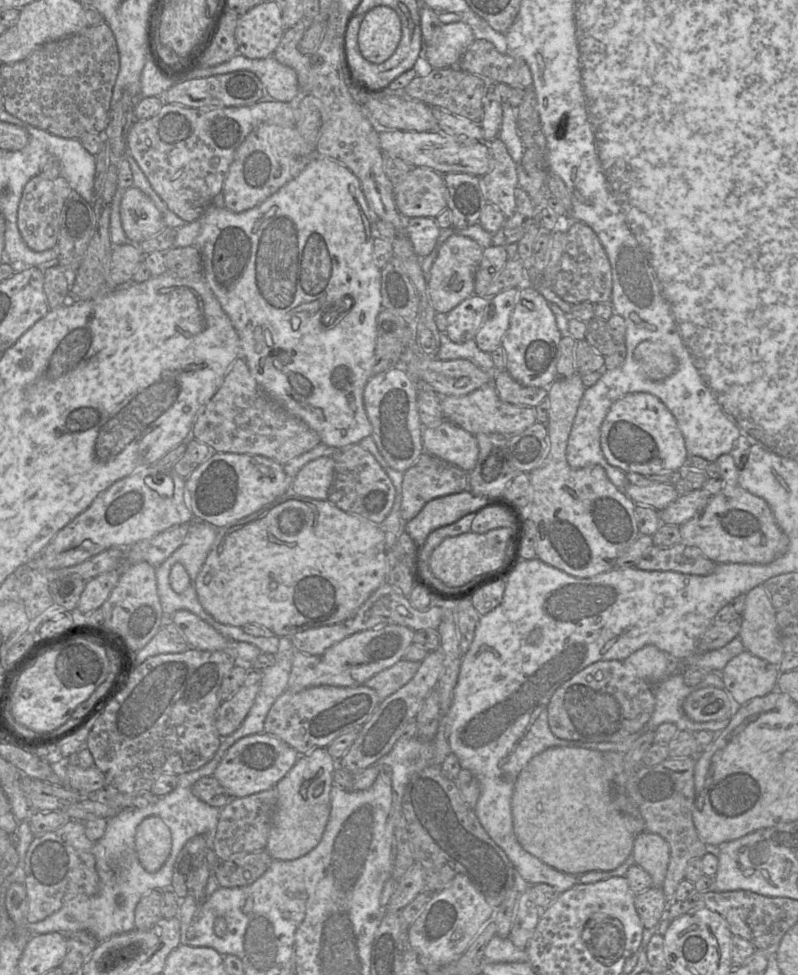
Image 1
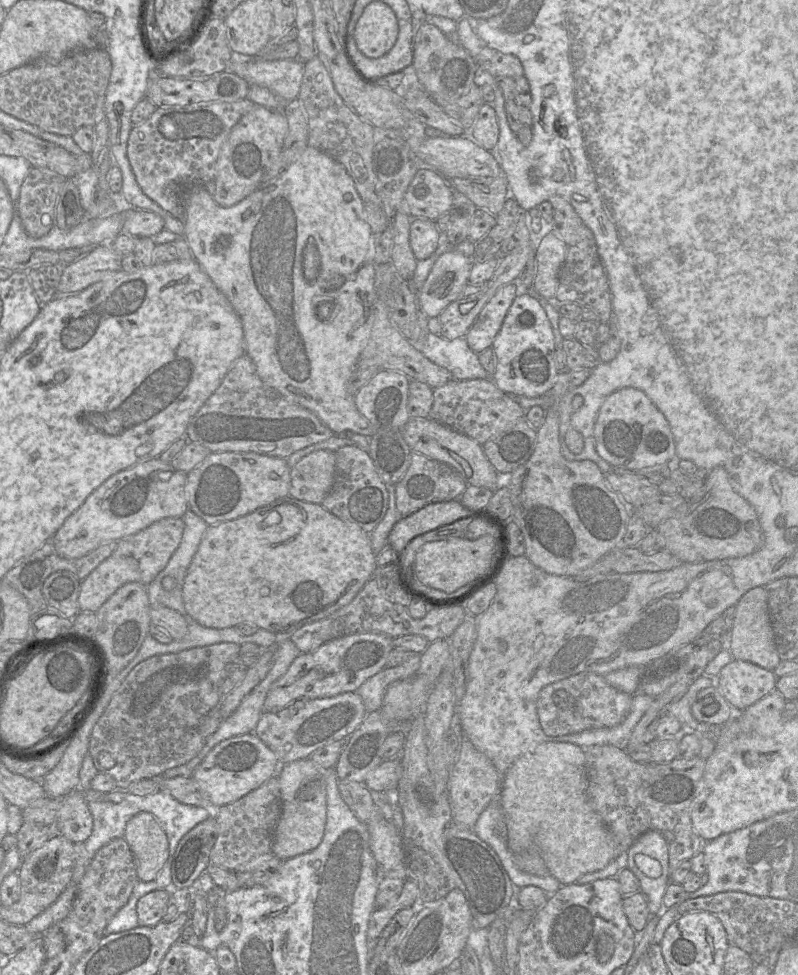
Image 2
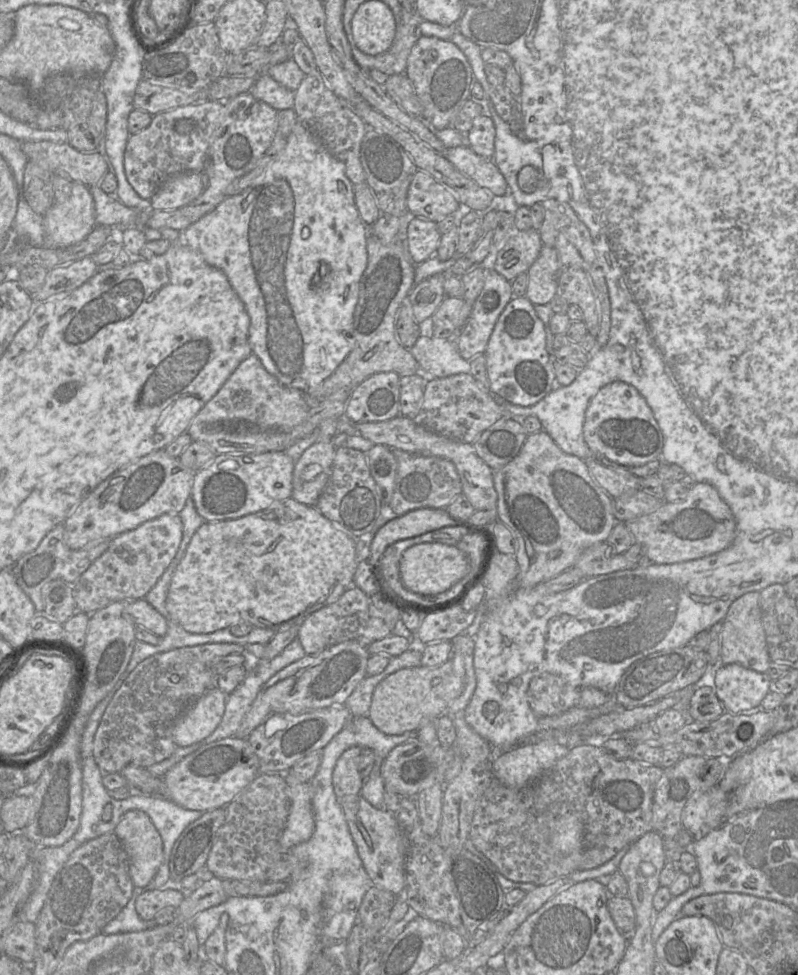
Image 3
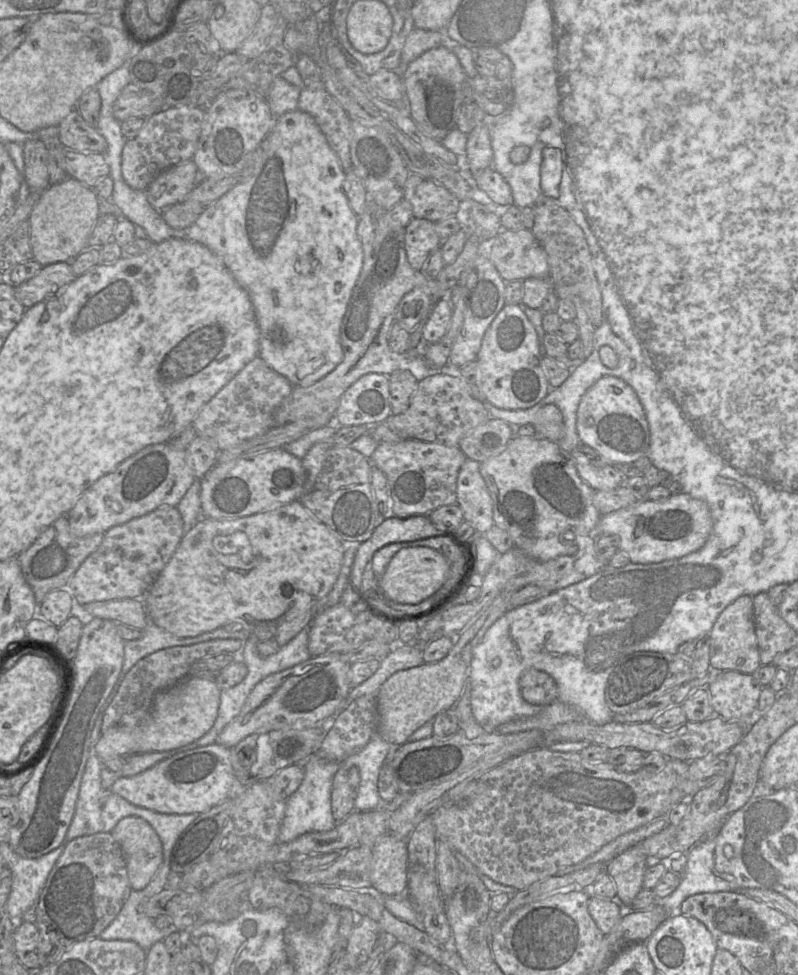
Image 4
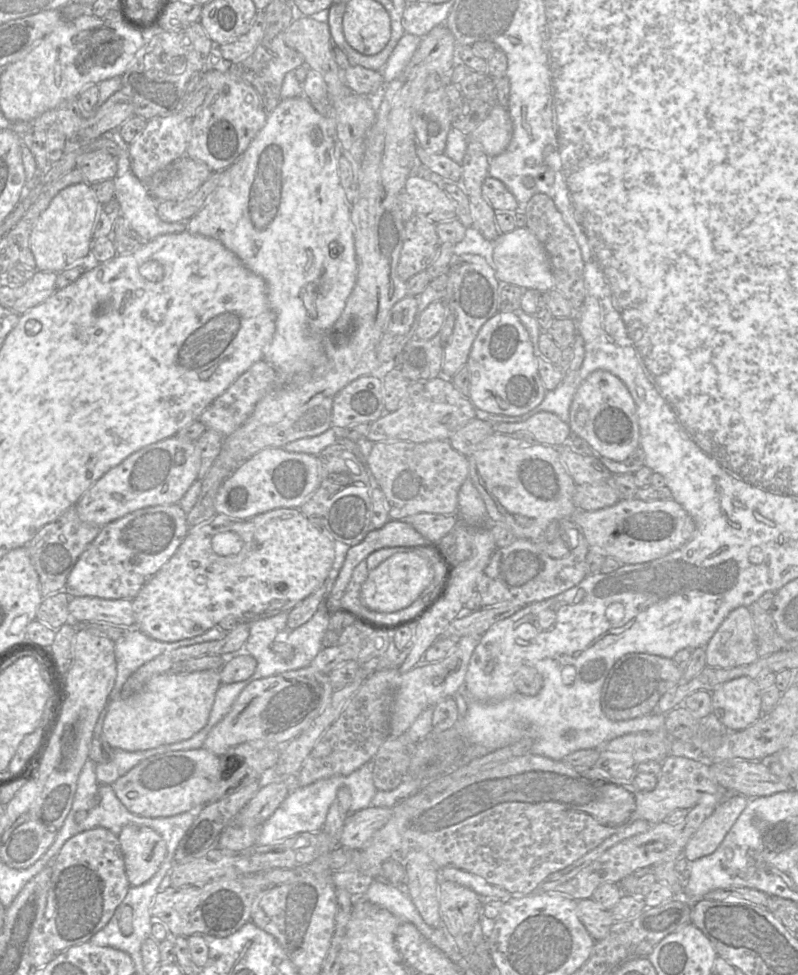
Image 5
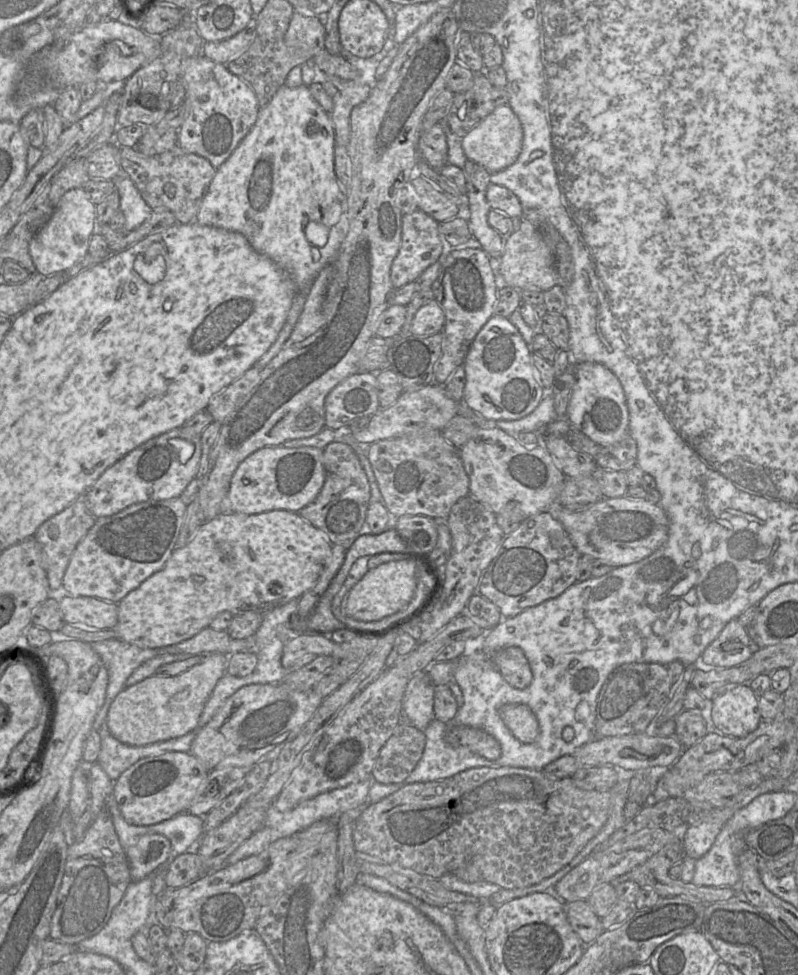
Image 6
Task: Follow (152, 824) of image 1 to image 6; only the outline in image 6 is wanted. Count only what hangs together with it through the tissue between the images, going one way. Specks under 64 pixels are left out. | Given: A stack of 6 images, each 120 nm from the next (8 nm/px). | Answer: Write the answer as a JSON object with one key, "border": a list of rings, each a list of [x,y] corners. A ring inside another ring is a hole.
{"border":[[[161,834],[142,836],[135,845],[126,849],[132,881],[141,881],[158,866],[164,864],[171,852],[171,842]]]}

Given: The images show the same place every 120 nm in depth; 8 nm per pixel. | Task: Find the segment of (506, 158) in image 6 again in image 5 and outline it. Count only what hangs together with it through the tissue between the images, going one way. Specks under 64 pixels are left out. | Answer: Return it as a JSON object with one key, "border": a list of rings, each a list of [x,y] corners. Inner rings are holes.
{"border":[[[493,106],[484,121],[467,135],[468,143],[482,145],[488,157],[492,158],[505,151],[513,133],[513,125],[507,108]]]}

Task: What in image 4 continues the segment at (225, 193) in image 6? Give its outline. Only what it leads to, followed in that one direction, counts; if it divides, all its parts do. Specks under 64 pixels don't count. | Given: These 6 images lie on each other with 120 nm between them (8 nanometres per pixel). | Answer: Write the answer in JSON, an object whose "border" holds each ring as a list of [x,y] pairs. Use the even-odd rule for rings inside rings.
{"border":[[[297,109],[276,117],[270,134],[260,146],[263,156],[259,162],[254,163],[253,173],[207,207],[196,222],[186,229],[185,239],[209,249],[249,294],[259,328],[259,357],[273,370],[286,377],[292,385],[309,387],[331,372],[343,360],[340,327],[363,266],[363,248],[357,234],[358,216],[350,208],[343,191],[345,171],[312,116]]]}

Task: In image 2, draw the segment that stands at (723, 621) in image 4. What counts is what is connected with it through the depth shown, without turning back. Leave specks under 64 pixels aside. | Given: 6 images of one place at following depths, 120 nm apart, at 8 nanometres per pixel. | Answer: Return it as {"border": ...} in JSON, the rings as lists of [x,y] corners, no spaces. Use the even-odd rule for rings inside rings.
{"border":[[[758,586],[750,589],[736,604],[730,651],[734,659],[748,661],[771,671],[781,661],[774,641],[774,632],[768,609],[768,595],[765,587]]]}

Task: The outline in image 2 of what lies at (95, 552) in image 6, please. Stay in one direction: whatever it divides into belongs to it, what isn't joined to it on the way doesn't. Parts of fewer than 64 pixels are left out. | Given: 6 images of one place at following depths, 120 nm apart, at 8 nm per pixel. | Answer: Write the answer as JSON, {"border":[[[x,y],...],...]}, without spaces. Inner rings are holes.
{"border":[[[182,517],[164,518],[119,540],[115,551],[81,581],[79,612],[97,612],[126,583],[138,582],[147,586],[166,567],[182,540],[184,528]]]}

